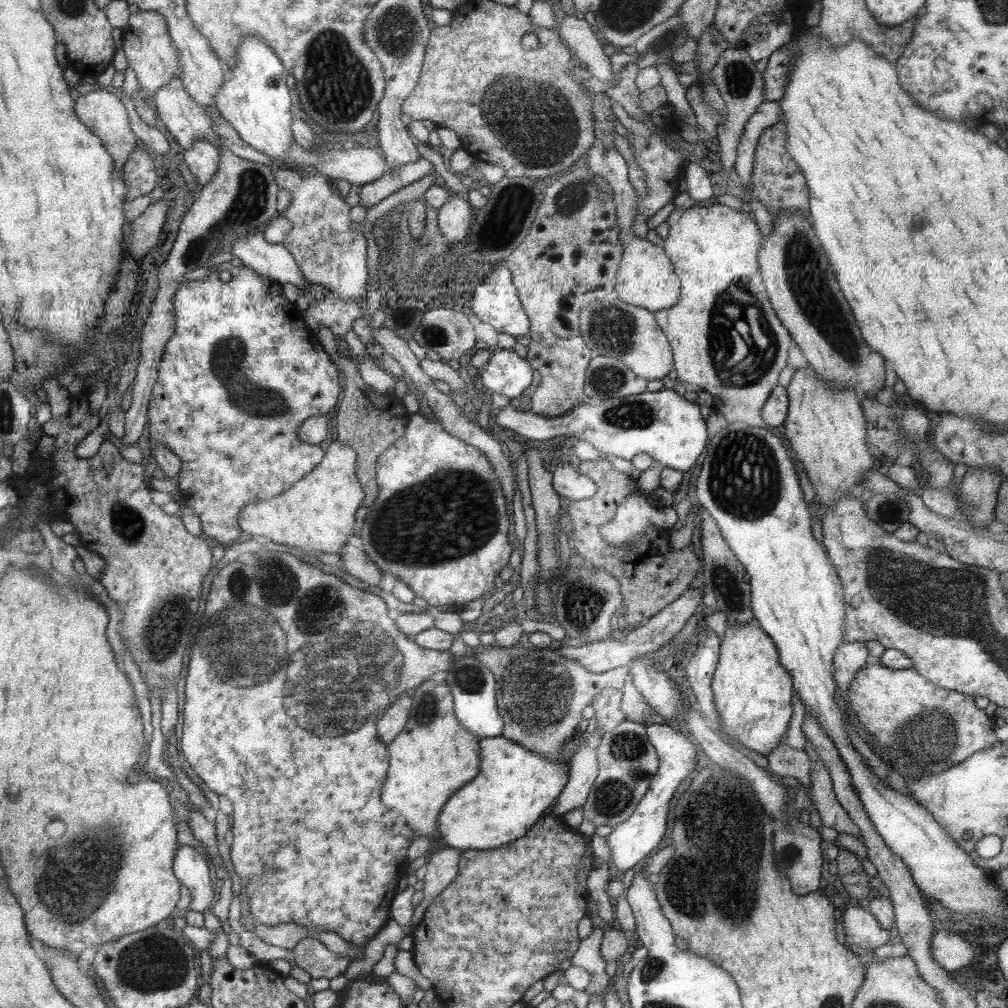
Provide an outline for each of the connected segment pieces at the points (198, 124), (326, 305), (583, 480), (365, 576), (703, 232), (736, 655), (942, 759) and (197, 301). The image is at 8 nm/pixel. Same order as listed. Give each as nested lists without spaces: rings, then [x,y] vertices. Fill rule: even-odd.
[[[179,78],[171,79],[171,82],[155,91],[153,96],[150,96],[150,103],[154,107],[157,120],[162,123],[166,130],[166,136],[177,146],[187,150],[195,145],[195,139],[197,141],[205,139],[212,145],[215,145],[215,148],[218,150],[223,149],[221,138],[217,138],[217,134],[213,132],[213,122],[205,113],[205,109],[197,105],[183,90]]]
[[[329,296],[323,300],[310,300],[309,307],[303,311],[303,320],[306,320],[307,328],[311,324],[318,324],[329,329],[335,338],[343,338],[352,330],[353,320],[361,317],[363,318],[360,302],[352,299],[339,302]]]
[[[563,458],[552,472],[552,487],[559,496],[578,501],[593,496],[598,485],[590,477],[579,474],[573,459]]]
[[[346,545],[339,551],[342,570],[347,574],[351,574],[361,583],[370,585],[378,585],[381,581],[382,573],[369,558],[359,548]]]
[[[717,203],[712,206],[707,206],[707,208],[705,206],[689,208],[675,206],[665,221],[669,225],[668,235],[662,241],[661,246],[670,257],[674,273],[678,276],[678,280],[681,283],[681,291],[678,297],[678,303],[675,304],[674,307],[655,312],[653,316],[657,327],[662,331],[662,334],[667,338],[671,346],[673,366],[676,370],[677,380],[679,380],[679,383],[688,382],[689,384],[696,384],[702,392],[705,391],[709,393],[713,398],[711,410],[721,414],[727,423],[739,421],[747,424],[747,426],[761,426],[770,430],[766,421],[762,419],[761,411],[770,397],[770,392],[776,387],[777,374],[785,368],[787,346],[791,344],[792,338],[789,338],[790,334],[785,332],[786,328],[779,324],[778,316],[772,310],[770,303],[767,301],[767,296],[765,295],[765,288],[763,287],[757,265],[757,247],[762,246],[761,234],[759,229],[757,229],[757,225],[747,217],[746,209],[733,209]]]
[[[756,623],[725,628],[711,680],[713,705],[719,715],[723,739],[727,735],[760,756],[769,756],[791,718],[793,689],[793,677],[779,662],[774,641]]]
[[[868,660],[866,666],[851,679],[849,708],[857,716],[859,724],[871,734],[873,744],[868,744],[881,761],[889,764],[903,779],[917,779],[947,771],[954,764],[963,763],[977,752],[990,748],[997,740],[991,726],[992,716],[985,716],[985,710],[973,706],[973,698],[967,693],[941,688],[919,675],[915,669],[893,670],[877,660]]]
[[[229,261],[213,265],[207,278],[183,282],[174,296],[173,304],[175,306],[174,324],[176,328],[174,335],[166,343],[162,360],[158,364],[158,378],[154,384],[154,390],[151,392],[151,401],[147,409],[149,450],[153,451],[153,447],[157,447],[157,443],[159,443],[159,445],[165,445],[169,451],[179,457],[181,469],[176,481],[177,490],[183,498],[183,504],[197,515],[202,532],[215,539],[221,546],[227,547],[242,532],[241,526],[238,524],[238,515],[242,512],[243,507],[247,506],[247,503],[255,503],[255,501],[267,500],[283,494],[283,491],[294,486],[295,483],[299,482],[299,479],[303,478],[303,475],[313,471],[319,462],[322,462],[323,455],[326,452],[320,450],[318,446],[307,444],[306,441],[300,439],[298,430],[305,420],[313,416],[324,416],[335,406],[337,396],[341,392],[337,378],[341,378],[341,376],[337,372],[338,367],[333,362],[333,357],[325,351],[318,338],[315,338],[307,328],[301,326],[301,316],[291,316],[293,303],[281,298],[279,283],[265,276],[260,276],[251,268],[243,266],[235,268]],[[220,271],[229,271],[231,280],[221,282],[218,276]],[[241,384],[253,386],[251,390],[255,390],[255,394],[249,394],[247,392],[249,388],[241,390]]]

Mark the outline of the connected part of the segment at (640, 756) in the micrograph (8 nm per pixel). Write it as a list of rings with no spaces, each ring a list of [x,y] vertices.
[[[623,720],[615,728],[602,734],[596,748],[598,774],[587,795],[583,807],[583,819],[595,827],[615,828],[635,812],[643,795],[649,790],[650,781],[658,769],[657,754],[646,736],[646,727],[642,724]]]

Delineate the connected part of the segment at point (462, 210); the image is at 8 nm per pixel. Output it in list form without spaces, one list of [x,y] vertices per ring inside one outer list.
[[[449,191],[447,202],[437,209],[436,226],[445,242],[459,242],[470,232],[471,211],[455,193]]]

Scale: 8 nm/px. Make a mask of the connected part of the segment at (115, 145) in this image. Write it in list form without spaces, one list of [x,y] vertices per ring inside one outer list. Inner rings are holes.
[[[109,89],[101,91],[81,91],[77,94],[78,114],[82,118],[83,124],[86,124],[95,136],[103,138],[103,144],[107,146],[107,150],[111,152],[113,160],[115,160],[115,168],[123,170],[123,165],[127,163],[127,159],[131,156],[131,151],[135,150],[135,146],[140,145],[133,130],[130,128],[129,114],[126,112],[126,106],[123,104],[122,97],[109,93]]]

